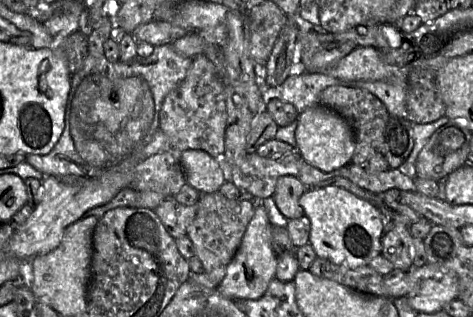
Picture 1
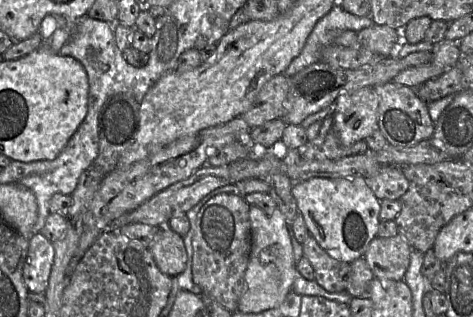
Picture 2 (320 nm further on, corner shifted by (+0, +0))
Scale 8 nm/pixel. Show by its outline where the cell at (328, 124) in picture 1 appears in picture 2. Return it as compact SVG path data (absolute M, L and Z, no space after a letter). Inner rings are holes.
M373 87L340 95L332 113L334 131L344 146L365 140L378 129L379 98Z

